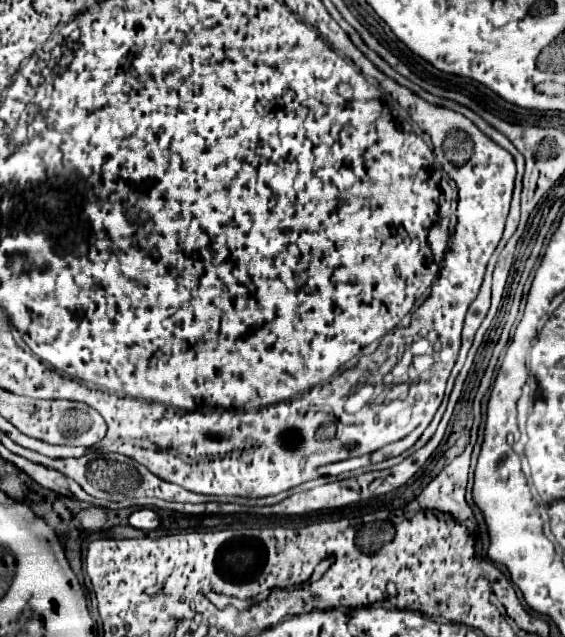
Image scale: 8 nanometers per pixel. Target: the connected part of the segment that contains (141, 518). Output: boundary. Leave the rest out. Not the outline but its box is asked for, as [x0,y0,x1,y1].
[128,509,160,529]

